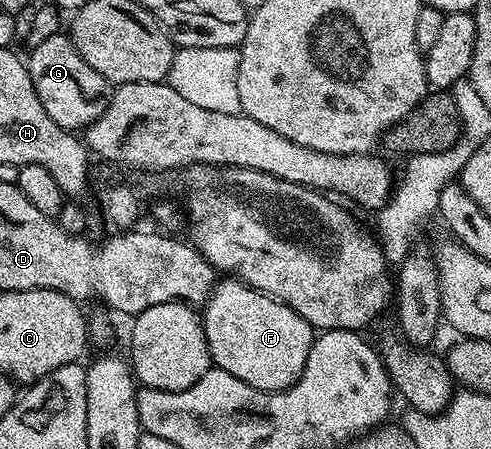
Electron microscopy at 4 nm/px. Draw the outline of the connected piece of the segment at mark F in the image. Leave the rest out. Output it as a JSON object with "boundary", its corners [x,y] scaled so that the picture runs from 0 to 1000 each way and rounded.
{"boundary":[[[473,617],[452,619],[436,637],[426,668],[413,677],[413,717],[432,815],[470,831],[470,840],[487,840],[487,849],[503,849],[503,857],[530,871],[580,871],[601,857],[625,813],[625,786],[633,786],[642,753],[640,728],[609,706],[601,688]]]}

